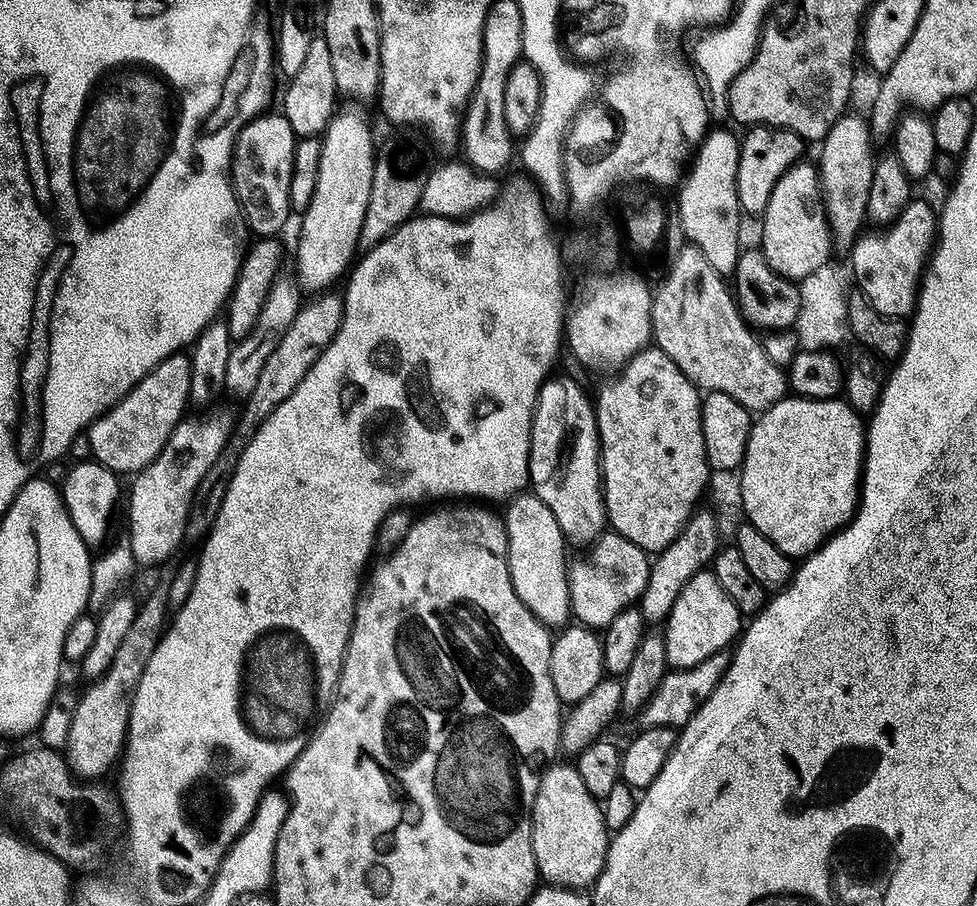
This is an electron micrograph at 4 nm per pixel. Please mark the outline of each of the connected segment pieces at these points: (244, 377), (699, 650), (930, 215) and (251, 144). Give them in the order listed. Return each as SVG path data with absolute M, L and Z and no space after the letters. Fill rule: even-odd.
M286 276L277 277L275 283L272 284L271 290L268 291L267 297L264 299L262 310L259 311L254 329L246 338L233 343L230 357L227 359L226 382L224 384L229 393L232 392L240 398L247 398L254 390L264 363L268 360L268 356L274 352L298 312L300 307L298 294L300 295L297 285L289 277L288 279Z
M705 570L694 574L694 578L686 582L682 594L678 594L663 629L668 663L672 668L698 666L698 662L706 662L710 654L725 651L729 647L727 644L731 645L741 632L742 617L738 606L734 606L730 594L722 590L716 573Z
M912 198L895 221L879 230L865 231L856 237L850 249L851 279L878 314L893 318L908 318L916 311L920 278L934 247L938 231L938 212L924 200Z
M279 111L261 114L242 126L232 151L232 187L240 203L240 215L247 231L256 238L276 238L293 215L290 178L294 168L296 136L290 122Z

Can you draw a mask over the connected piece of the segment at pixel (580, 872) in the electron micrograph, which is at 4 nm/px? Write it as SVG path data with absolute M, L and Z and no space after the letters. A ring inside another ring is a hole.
M553 763L540 773L538 794L532 807L532 849L536 859L536 871L544 884L556 884L559 888L588 890L602 874L610 843L610 831L604 821L601 801L586 790L582 774L571 763Z

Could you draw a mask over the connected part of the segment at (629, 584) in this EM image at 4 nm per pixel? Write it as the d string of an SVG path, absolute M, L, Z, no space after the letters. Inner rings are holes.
M605 531L603 535L593 541L585 556L574 559L567 565L569 598L571 600L571 615L585 628L604 630L608 627L620 611L633 607L639 601L640 595L646 590L648 570L650 567L649 553L641 550L634 542L630 542L617 532Z

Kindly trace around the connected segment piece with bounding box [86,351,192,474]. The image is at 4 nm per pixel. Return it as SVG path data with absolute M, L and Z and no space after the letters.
M183 351L173 352L158 362L158 366L154 366L142 382L138 382L116 405L88 425L86 437L94 460L117 474L135 474L150 466L150 462L154 462L166 446L172 431L185 419L184 407L190 404L188 391L191 377L192 362Z

